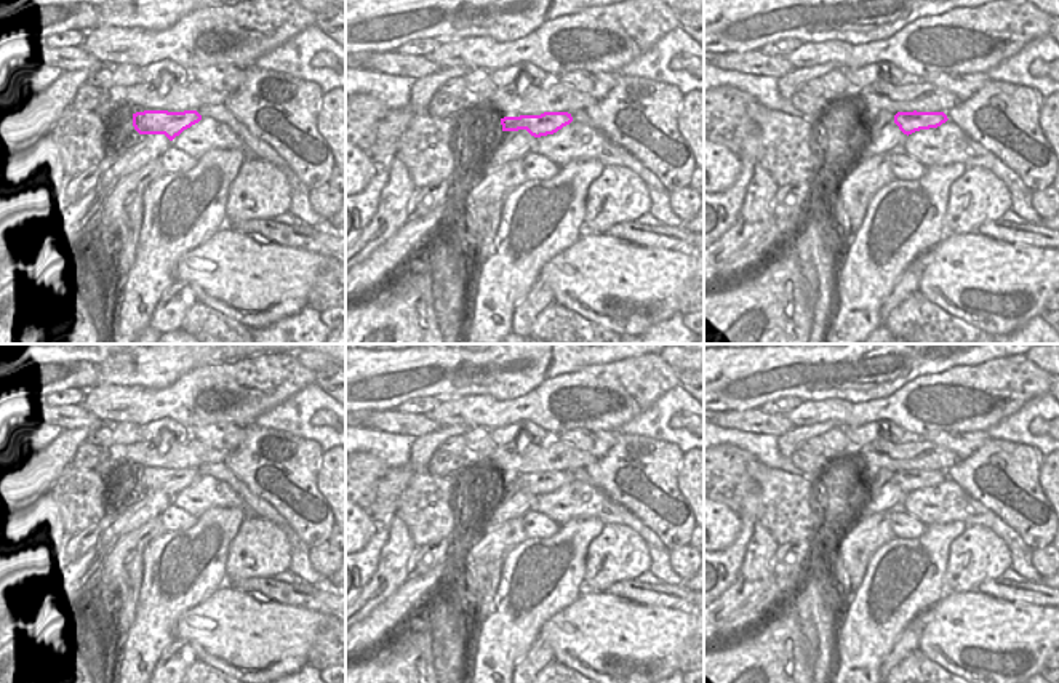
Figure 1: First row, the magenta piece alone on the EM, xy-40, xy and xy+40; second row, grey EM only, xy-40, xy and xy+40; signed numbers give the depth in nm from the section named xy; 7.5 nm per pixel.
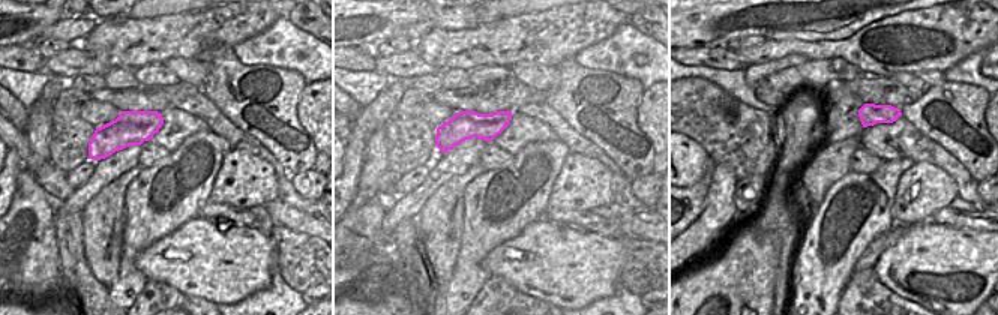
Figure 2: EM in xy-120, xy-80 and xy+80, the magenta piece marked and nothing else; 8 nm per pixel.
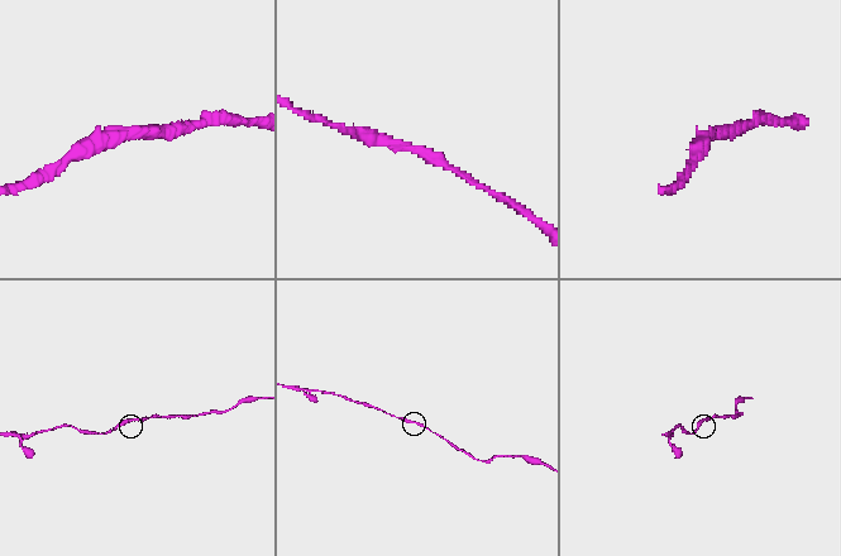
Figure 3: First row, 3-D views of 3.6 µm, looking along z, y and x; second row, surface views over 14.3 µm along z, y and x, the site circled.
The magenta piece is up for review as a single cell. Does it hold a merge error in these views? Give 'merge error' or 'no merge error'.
no merge error

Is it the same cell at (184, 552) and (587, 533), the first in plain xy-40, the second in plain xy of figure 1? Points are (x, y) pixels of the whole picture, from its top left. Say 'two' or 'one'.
one

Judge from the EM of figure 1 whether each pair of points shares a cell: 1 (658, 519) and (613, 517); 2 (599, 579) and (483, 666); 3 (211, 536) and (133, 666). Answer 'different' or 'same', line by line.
1: different
2: different
3: same

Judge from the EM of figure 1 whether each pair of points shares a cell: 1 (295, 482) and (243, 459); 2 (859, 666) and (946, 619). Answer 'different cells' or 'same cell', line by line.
1: same cell
2: different cells

